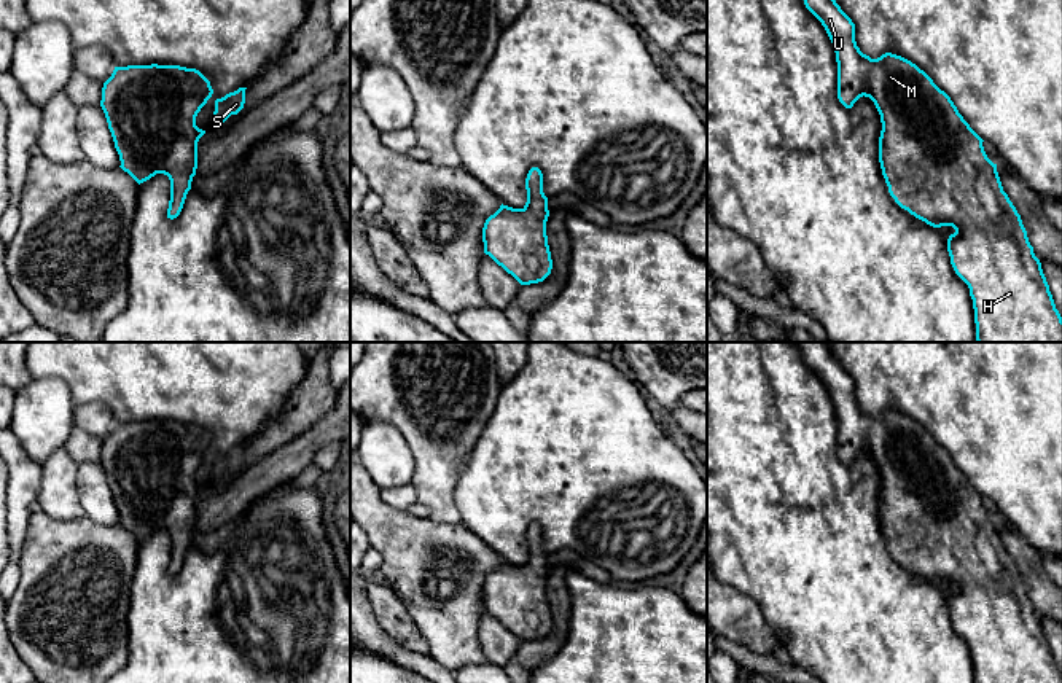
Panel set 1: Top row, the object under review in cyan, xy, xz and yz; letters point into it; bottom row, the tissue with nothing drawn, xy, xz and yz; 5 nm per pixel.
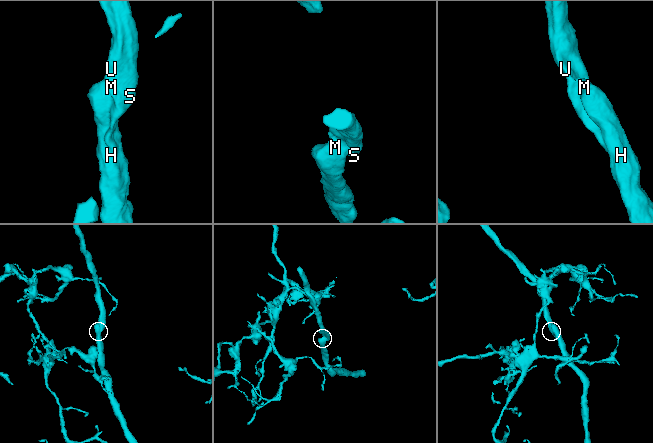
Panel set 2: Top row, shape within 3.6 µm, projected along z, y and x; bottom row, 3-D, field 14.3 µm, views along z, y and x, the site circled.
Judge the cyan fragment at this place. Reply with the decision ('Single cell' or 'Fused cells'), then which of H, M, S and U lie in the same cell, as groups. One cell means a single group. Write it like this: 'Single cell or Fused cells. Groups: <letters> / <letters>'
Single cell. Groups: H M S U

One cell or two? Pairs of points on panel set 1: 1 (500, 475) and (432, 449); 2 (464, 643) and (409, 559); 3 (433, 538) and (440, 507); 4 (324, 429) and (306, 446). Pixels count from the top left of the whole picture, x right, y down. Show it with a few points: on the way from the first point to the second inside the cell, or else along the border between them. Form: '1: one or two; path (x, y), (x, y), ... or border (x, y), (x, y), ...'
1: two; border (484, 429), (460, 473), (454, 497)
2: one; path (448, 623), (421, 596), (417, 580)
3: two; border (427, 516), (437, 522), (459, 522)
4: one; path (319, 433), (311, 441)

